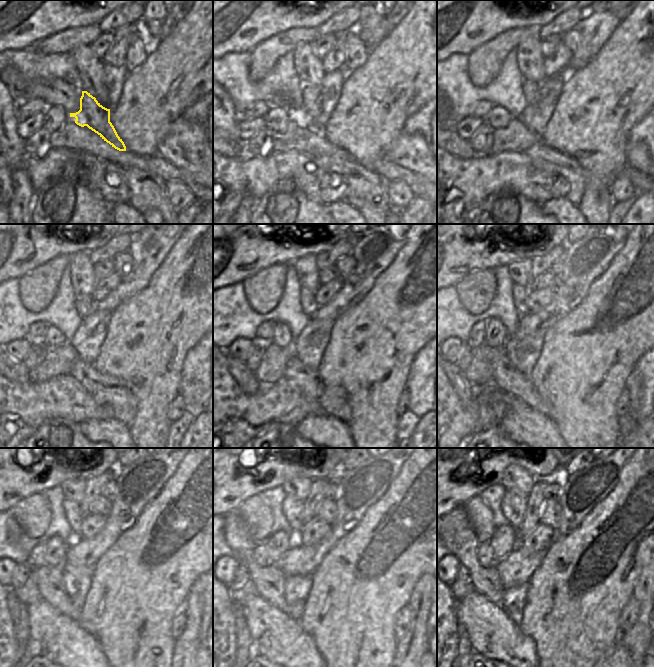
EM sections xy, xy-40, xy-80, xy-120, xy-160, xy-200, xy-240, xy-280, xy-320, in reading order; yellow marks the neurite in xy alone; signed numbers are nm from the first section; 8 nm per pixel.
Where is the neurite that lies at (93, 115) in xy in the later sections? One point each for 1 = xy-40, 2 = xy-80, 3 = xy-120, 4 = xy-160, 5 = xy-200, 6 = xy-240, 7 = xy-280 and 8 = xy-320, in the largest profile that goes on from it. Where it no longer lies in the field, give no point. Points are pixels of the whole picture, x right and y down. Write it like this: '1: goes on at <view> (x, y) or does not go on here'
1: goes on at xy-40 (310, 94)
2: goes on at xy-80 (531, 88)
3: goes on at xy-120 (84, 304)
4: goes on at xy-160 (308, 303)
5: goes on at xy-200 (521, 293)
6: goes on at xy-240 (72, 511)
7: goes on at xy-280 (292, 508)
8: goes on at xy-320 (513, 506)

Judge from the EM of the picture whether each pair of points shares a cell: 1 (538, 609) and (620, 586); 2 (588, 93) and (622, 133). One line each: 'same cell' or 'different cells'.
1: same cell
2: same cell

